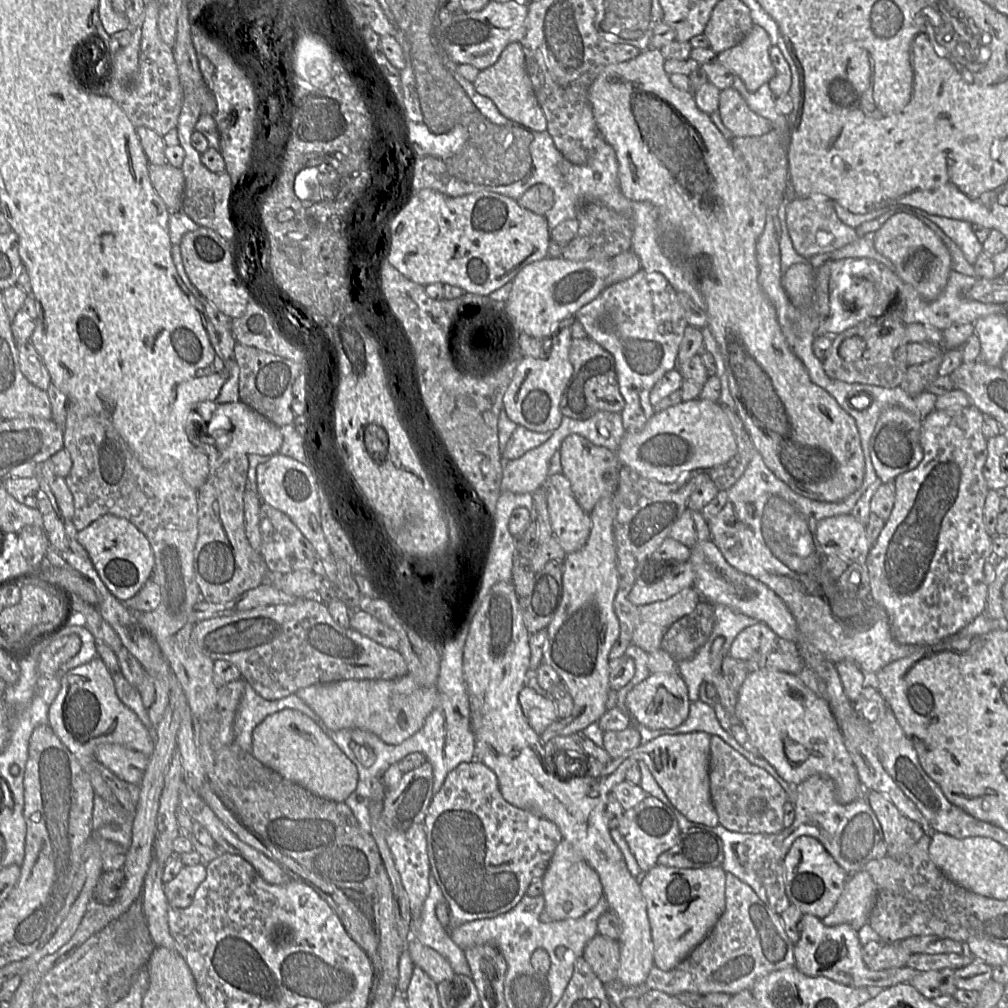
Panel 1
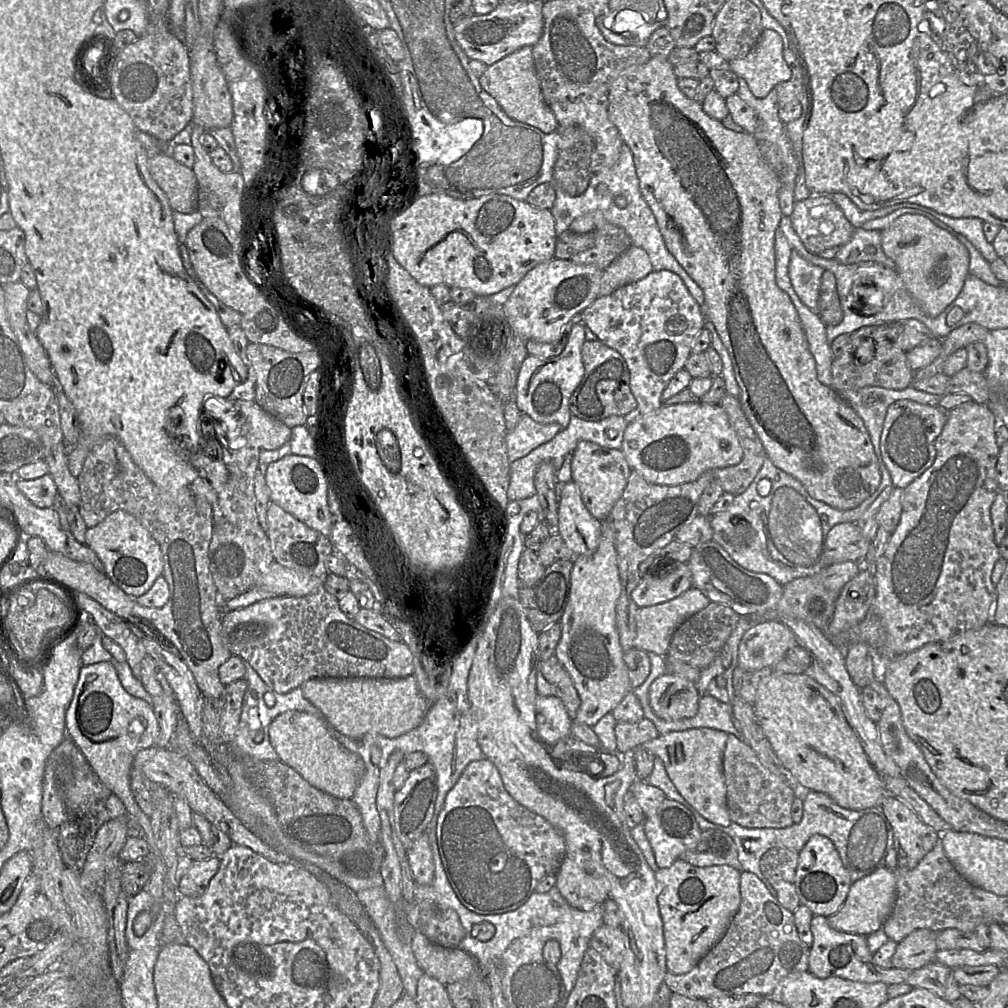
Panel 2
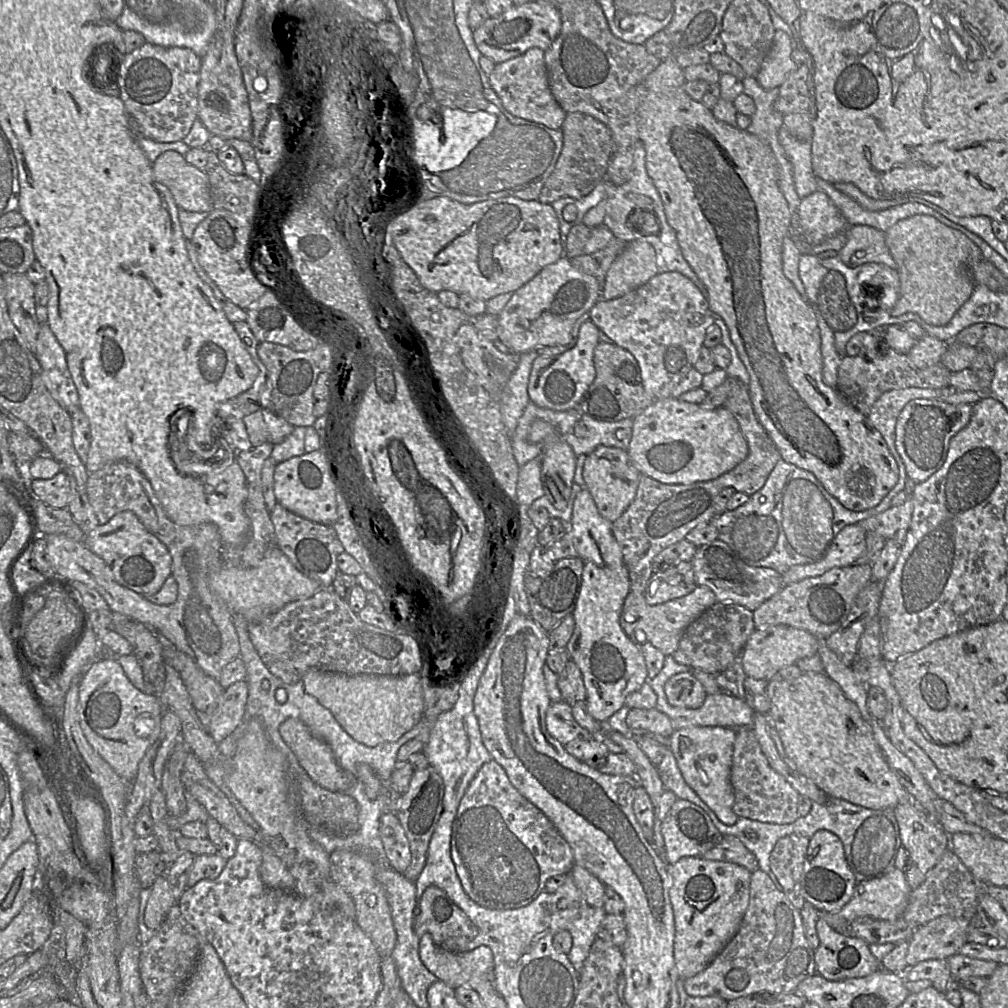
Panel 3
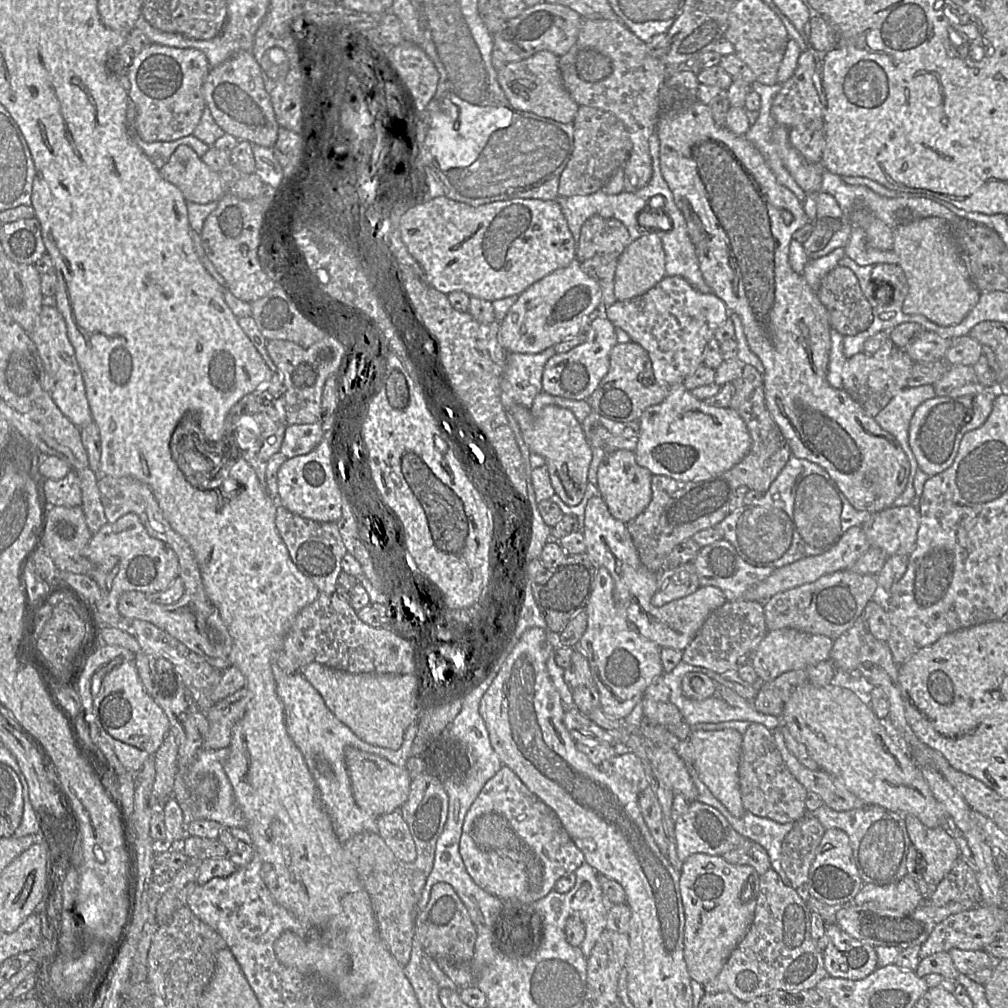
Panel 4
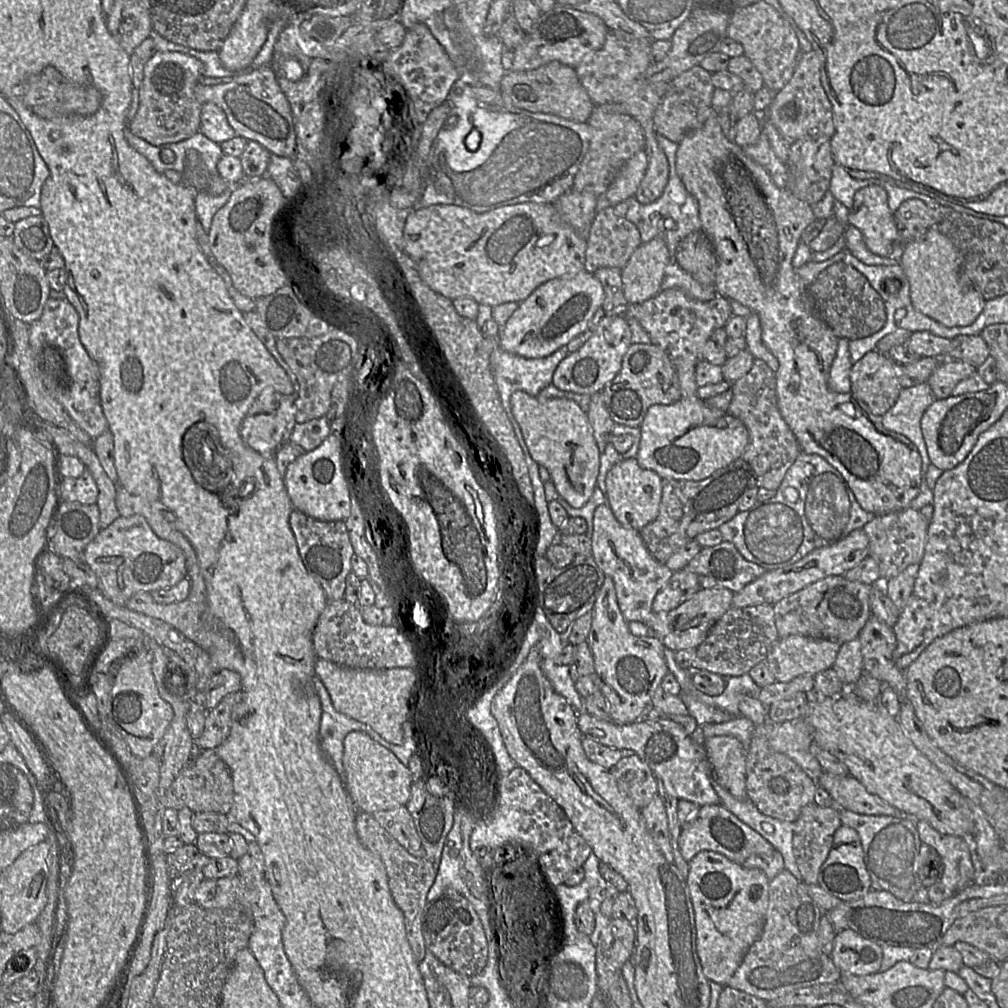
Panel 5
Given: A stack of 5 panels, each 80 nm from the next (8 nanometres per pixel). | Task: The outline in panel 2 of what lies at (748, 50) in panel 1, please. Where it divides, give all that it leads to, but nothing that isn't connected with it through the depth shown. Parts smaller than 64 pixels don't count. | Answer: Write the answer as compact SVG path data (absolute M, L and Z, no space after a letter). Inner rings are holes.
M764 29L756 45L742 58L728 61L729 70L743 78L754 96L763 98L780 82L790 79L792 71L783 58L783 40L774 30Z

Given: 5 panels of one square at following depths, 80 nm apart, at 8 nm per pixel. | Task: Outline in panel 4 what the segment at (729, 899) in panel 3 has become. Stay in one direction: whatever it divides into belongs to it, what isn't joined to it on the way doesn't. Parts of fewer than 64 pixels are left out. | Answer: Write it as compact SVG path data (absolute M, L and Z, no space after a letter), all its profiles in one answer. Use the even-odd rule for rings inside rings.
M696 853L690 855L680 871L680 895L685 913L684 960L692 980L700 984L712 981L748 932L755 915L760 874L751 866L733 865L722 856Z

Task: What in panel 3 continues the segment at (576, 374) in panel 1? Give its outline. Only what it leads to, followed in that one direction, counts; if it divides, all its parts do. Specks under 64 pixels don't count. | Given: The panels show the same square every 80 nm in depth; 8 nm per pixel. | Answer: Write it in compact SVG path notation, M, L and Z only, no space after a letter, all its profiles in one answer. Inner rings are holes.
M601 335L601 341L594 349L593 362L596 370L595 379L581 398L577 408L574 408L581 415L606 422L633 419L655 402L642 385L637 360L626 349L615 345Z

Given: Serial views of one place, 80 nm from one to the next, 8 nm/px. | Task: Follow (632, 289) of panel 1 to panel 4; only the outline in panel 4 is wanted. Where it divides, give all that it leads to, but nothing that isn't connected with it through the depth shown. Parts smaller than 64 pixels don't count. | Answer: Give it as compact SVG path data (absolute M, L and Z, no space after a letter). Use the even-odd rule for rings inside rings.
M665 276L645 294L630 300L617 301L603 308L603 315L616 328L623 330L631 342L639 344L647 351L656 382L669 387L683 383L684 379L702 364L705 346L714 337L718 327L730 317L730 314L725 303L715 294L703 294L679 276Z

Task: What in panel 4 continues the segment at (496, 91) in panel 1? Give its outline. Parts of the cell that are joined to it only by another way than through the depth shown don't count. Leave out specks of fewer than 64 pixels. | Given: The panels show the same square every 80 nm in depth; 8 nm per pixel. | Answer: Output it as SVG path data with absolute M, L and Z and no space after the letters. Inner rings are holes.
M539 51L524 60L509 62L497 71L499 85L513 109L563 124L573 123L580 106L563 84L558 59L559 57L549 51Z

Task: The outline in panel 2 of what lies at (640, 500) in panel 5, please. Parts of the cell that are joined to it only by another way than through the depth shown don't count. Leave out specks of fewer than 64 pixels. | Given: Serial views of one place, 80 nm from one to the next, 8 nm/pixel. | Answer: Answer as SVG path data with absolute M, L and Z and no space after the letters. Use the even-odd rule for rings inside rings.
M581 441L571 455L571 478L579 488L583 504L599 521L607 520L614 504L621 498L632 471L623 452L593 442Z

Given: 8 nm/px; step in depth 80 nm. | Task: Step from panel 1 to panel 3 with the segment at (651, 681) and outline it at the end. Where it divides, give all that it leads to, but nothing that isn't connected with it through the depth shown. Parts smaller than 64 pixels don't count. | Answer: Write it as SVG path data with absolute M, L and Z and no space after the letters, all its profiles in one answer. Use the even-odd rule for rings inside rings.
M689 672L672 676L664 685L670 705L680 708L699 708L708 693L702 683Z

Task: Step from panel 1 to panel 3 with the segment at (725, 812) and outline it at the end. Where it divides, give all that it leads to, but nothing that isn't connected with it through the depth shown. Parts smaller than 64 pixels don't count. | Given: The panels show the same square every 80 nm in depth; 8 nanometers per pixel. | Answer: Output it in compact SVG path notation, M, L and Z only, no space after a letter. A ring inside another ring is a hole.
M741 726L736 733L730 781L734 792L733 812L738 817L776 824L789 824L798 819L800 794L769 765L754 731L749 726Z

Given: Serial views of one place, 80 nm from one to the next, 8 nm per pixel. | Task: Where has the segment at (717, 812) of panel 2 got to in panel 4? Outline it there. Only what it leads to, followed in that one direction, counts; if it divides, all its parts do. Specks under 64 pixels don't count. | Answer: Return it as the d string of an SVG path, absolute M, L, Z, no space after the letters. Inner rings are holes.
M734 729L693 730L687 739L681 740L677 745L678 755L710 792L736 817L743 816L745 812L738 776L741 745L742 734Z

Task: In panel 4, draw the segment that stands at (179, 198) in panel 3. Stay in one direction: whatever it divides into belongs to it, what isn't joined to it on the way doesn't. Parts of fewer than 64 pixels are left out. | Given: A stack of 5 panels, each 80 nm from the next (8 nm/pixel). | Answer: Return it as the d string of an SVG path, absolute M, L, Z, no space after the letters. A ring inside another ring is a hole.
M189 147L178 148L159 173L180 189L187 202L205 205L226 195L219 173L212 171Z

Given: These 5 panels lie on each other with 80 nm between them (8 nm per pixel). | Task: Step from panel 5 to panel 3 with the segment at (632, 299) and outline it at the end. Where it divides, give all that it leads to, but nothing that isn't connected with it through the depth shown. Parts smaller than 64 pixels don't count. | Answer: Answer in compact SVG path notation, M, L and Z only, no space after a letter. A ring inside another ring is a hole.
M644 241L627 243L605 276L600 299L622 297L647 283L658 274L654 247Z

